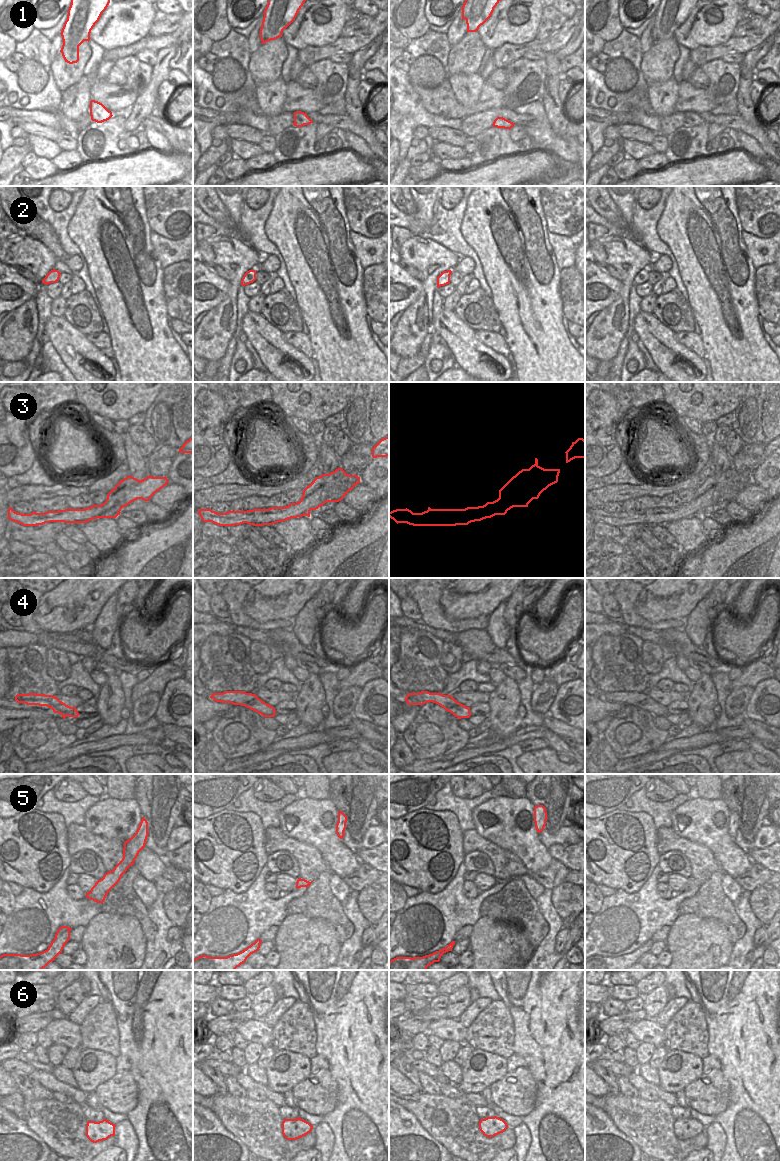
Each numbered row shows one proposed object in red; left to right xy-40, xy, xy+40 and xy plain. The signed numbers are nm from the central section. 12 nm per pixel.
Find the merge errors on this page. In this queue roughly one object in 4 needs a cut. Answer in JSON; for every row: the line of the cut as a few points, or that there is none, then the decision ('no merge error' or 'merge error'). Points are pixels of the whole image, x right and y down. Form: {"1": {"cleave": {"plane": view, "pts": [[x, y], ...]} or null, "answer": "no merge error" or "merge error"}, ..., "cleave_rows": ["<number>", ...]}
{"1": {"cleave": null, "answer": "no merge error"}, "2": {"cleave": null, "answer": "no merge error"}, "3": {"cleave": {"plane": "xy-40", "pts": [[141, 481], [132, 484], [124, 492], [124, 496], [100, 517]]}, "answer": "merge error"}, "4": {"cleave": {"plane": "xy+40", "pts": [[451, 697], [456, 707], [457, 716]]}, "answer": "merge error"}, "5": {"cleave": null, "answer": "no merge error"}, "6": {"cleave": null, "answer": "no merge error"}, "cleave_rows": ["3", "4"]}

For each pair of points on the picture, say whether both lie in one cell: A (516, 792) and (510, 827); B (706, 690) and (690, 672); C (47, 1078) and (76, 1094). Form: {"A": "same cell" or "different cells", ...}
{"A": "different cells", "B": "different cells", "C": "same cell"}

